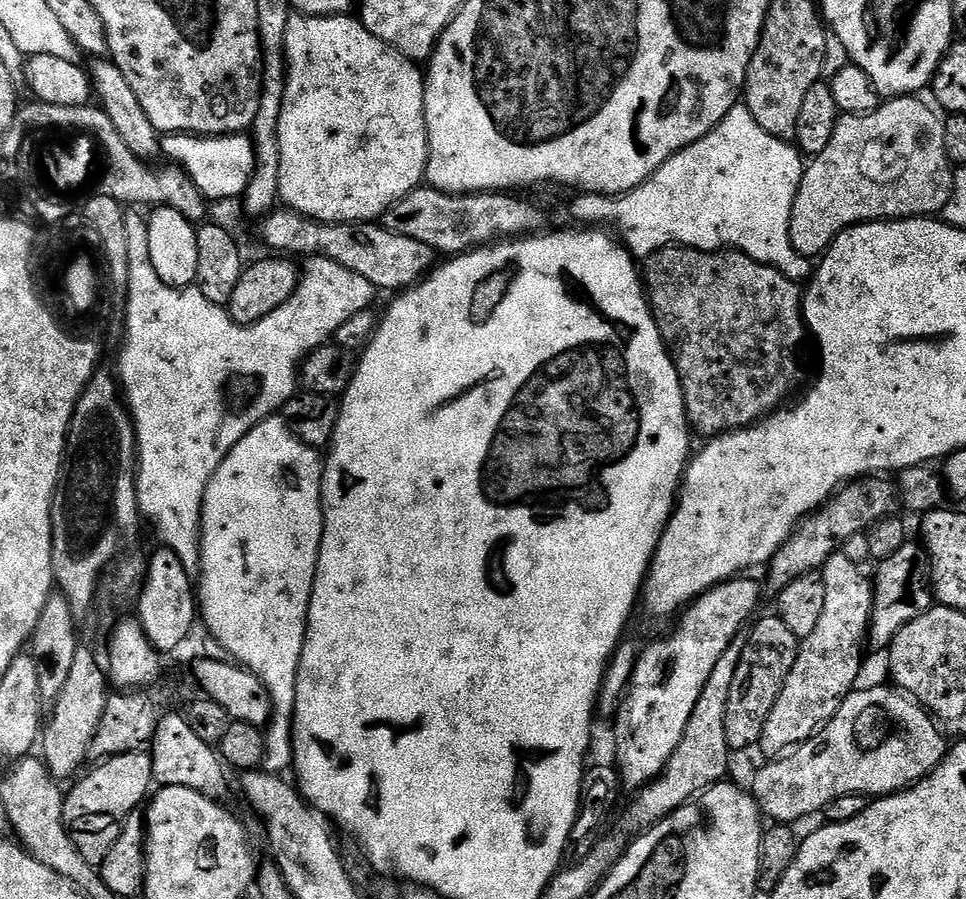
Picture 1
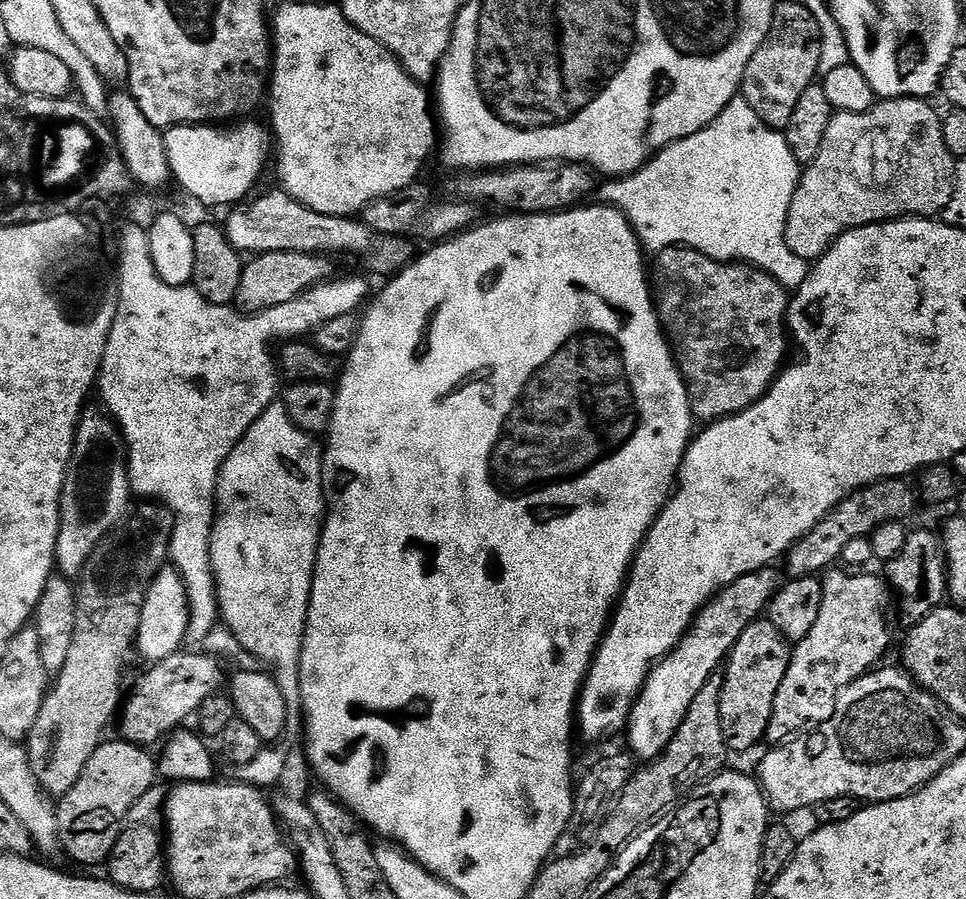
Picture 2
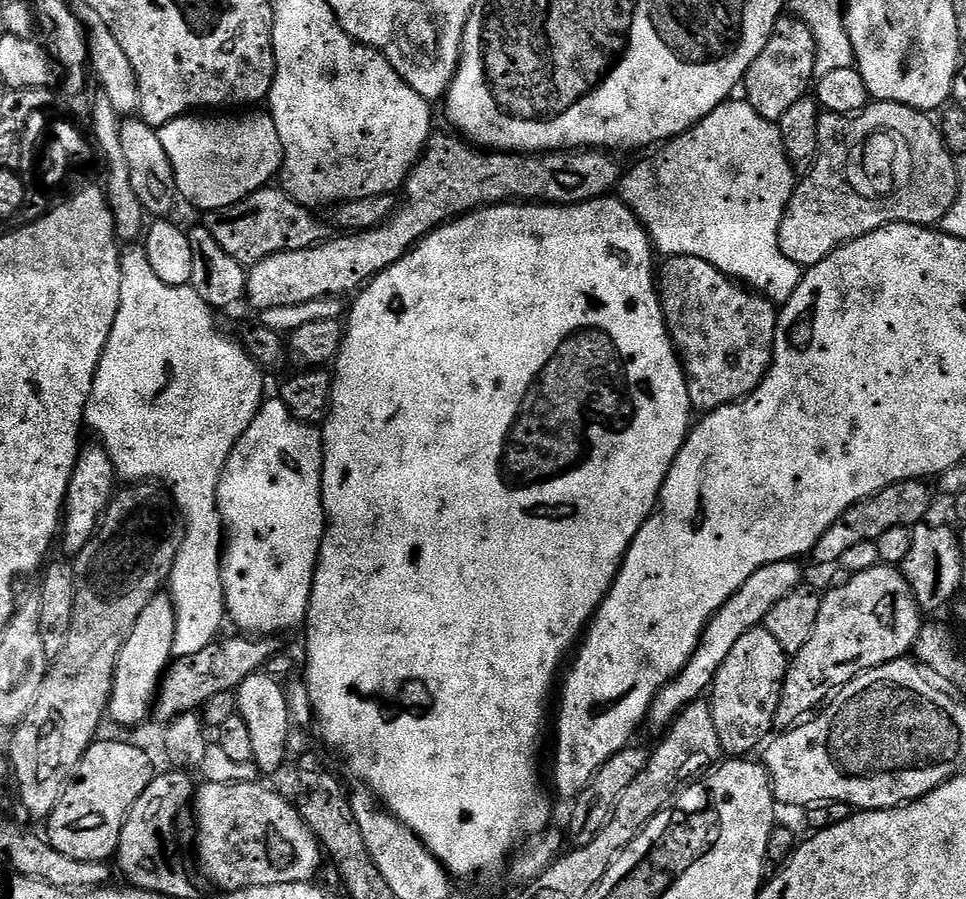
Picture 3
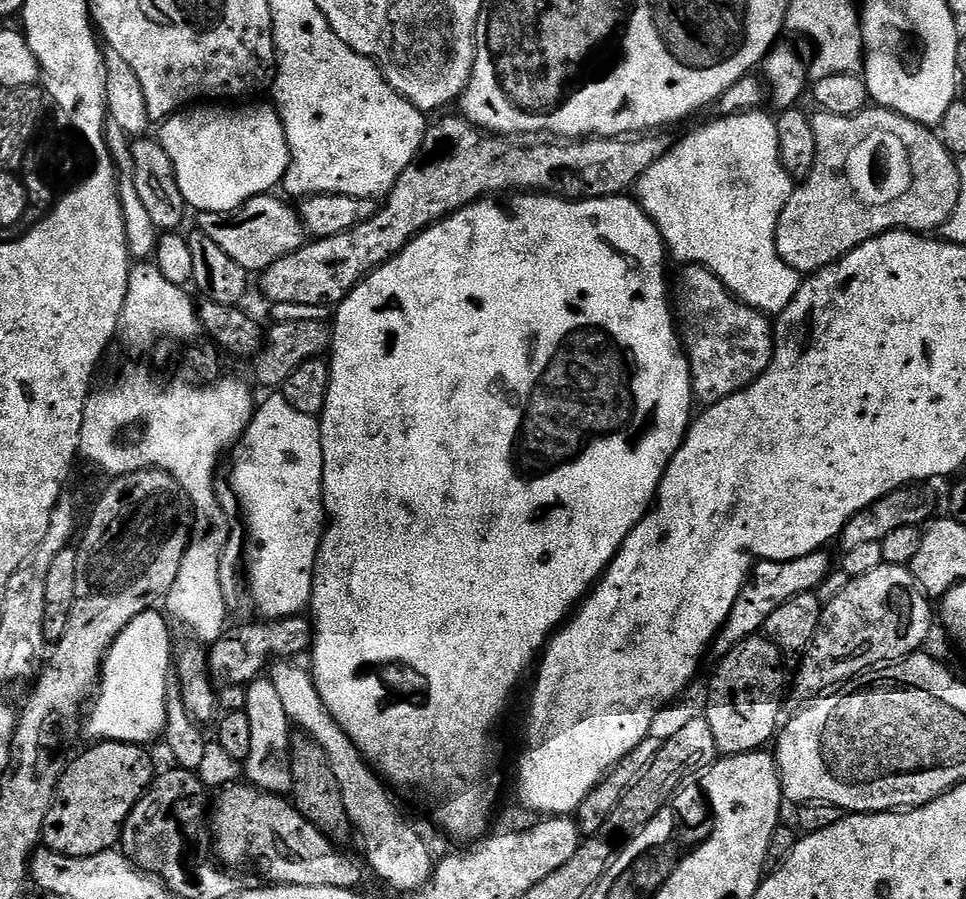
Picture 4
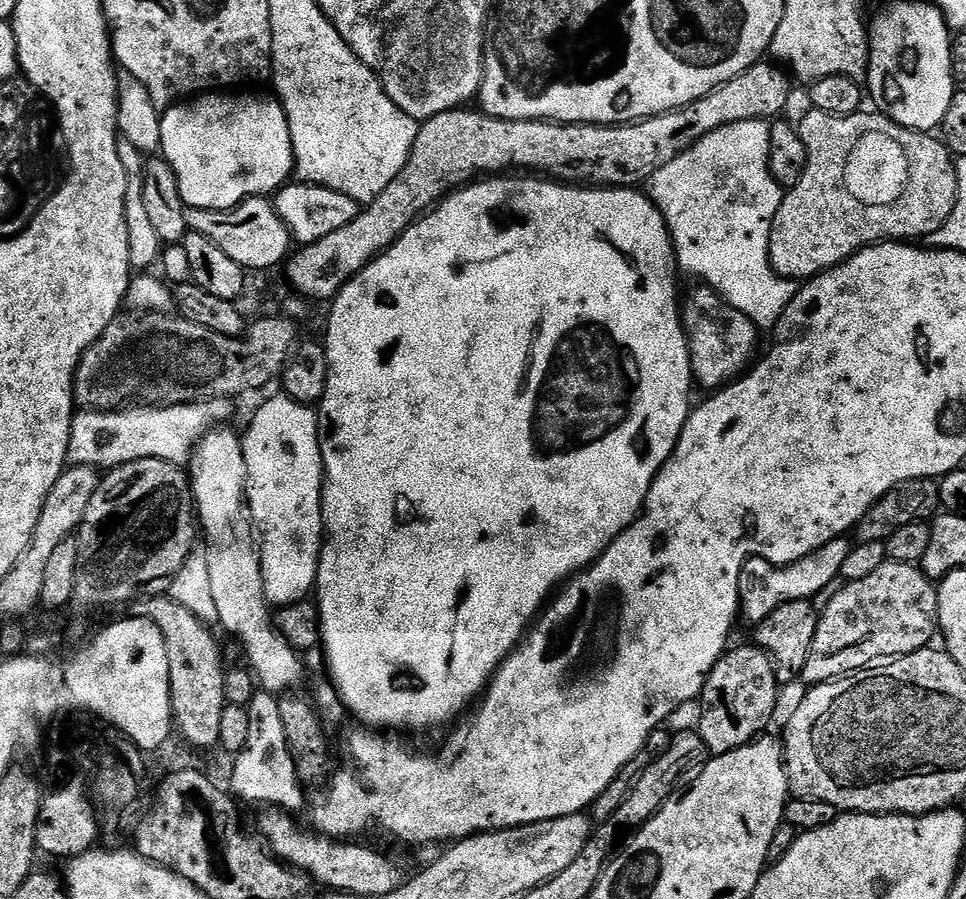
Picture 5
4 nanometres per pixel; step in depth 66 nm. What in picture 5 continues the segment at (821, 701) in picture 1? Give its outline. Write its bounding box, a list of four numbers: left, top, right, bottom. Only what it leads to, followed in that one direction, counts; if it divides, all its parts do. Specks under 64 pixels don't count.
[803,562,940,686]

